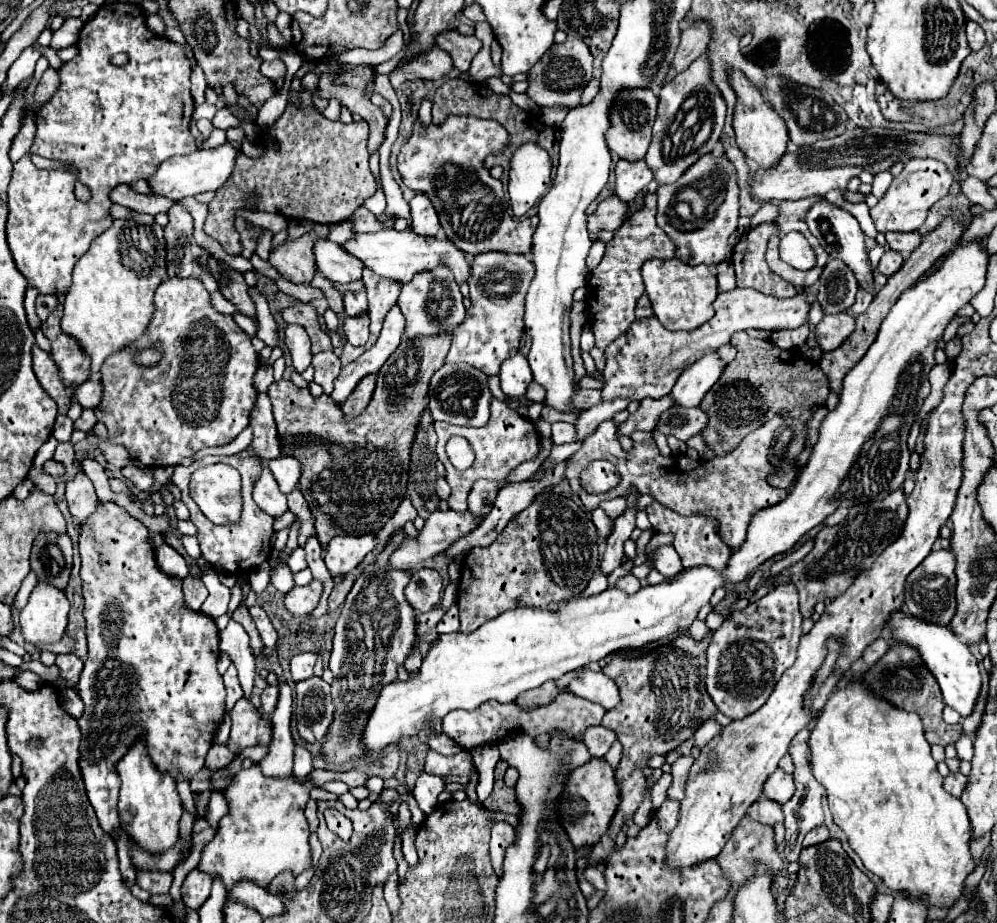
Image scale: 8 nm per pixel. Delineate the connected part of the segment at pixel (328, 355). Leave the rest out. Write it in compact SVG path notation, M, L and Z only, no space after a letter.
M319 352L313 356L311 364L315 369L314 382L325 390L325 394L331 394L335 378L339 376L341 370L339 358L333 352Z

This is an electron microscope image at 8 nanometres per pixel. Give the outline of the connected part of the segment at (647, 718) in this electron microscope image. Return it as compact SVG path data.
M679 636L671 644L661 650L653 650L651 654L633 658L631 654L615 654L613 660L603 668L603 672L615 680L619 686L621 702L617 708L609 710L603 718L603 726L615 730L617 740L623 744L621 762L617 766L617 784L621 804L609 824L609 830L601 836L601 840L593 846L591 856L603 858L609 856L615 846L615 836L623 828L625 820L633 818L639 804L645 798L645 778L643 768L645 762L653 754L665 756L675 750L681 742L691 738L695 730L703 724L703 720L715 716L717 708L705 690L705 650L709 646L709 638L697 642L689 636Z

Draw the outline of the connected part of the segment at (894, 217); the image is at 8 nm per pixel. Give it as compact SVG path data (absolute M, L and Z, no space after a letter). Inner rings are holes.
M911 158L905 164L903 172L897 178L893 178L891 186L887 188L883 198L879 198L877 206L873 206L869 210L877 232L885 234L885 232L915 232L915 230L919 230L919 226L927 218L929 208L949 194L953 180L955 178L951 176L951 172L947 170L947 166L943 162L933 160L933 158Z

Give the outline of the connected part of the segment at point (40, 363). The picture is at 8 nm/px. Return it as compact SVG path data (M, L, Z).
M39 346L33 348L33 370L35 370L35 376L41 382L41 386L57 402L59 414L67 414L67 410L71 406L71 398L59 376L59 368L55 366L53 358L47 352L43 352Z

